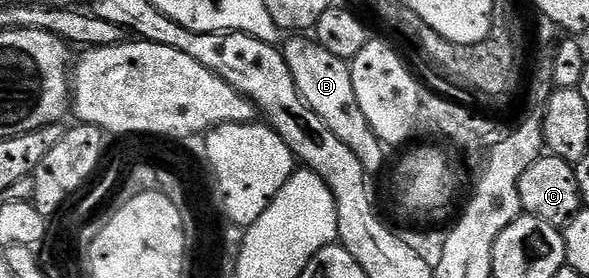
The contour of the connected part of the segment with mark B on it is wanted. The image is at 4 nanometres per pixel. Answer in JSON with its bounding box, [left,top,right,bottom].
[283,36,385,176]

